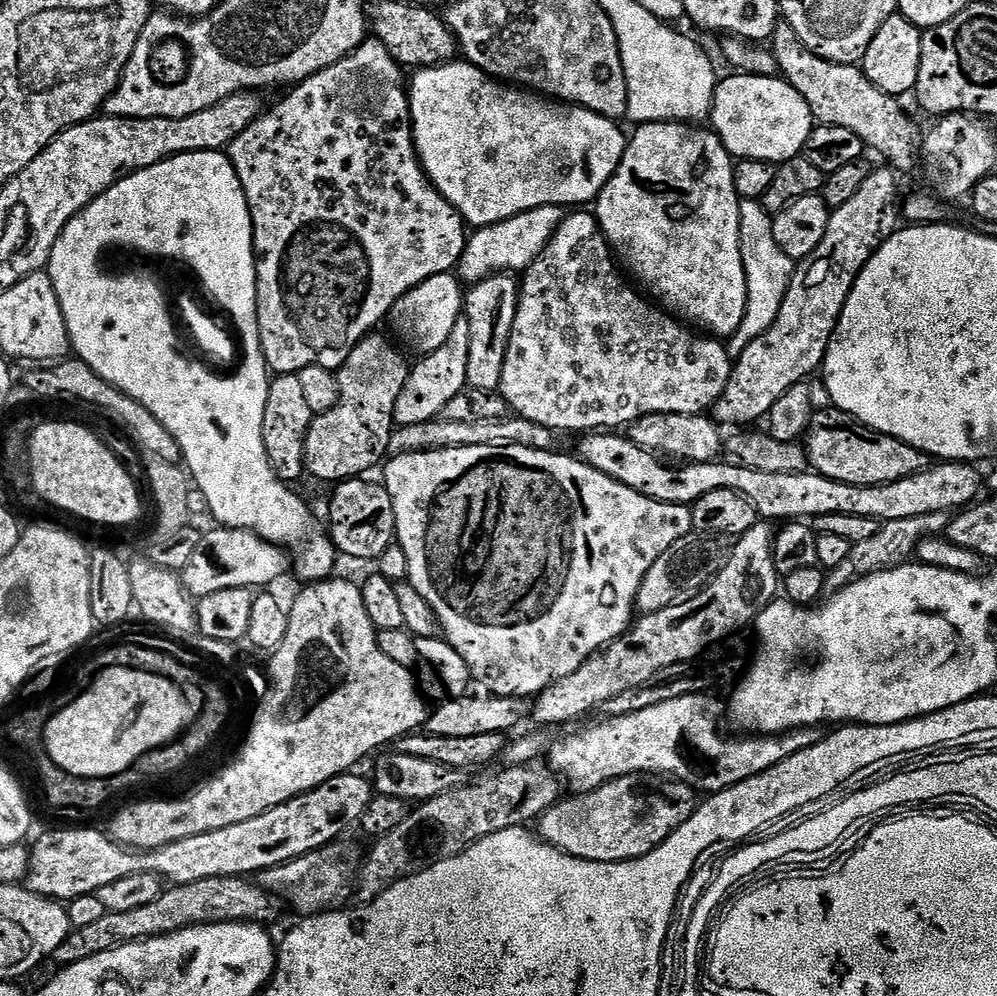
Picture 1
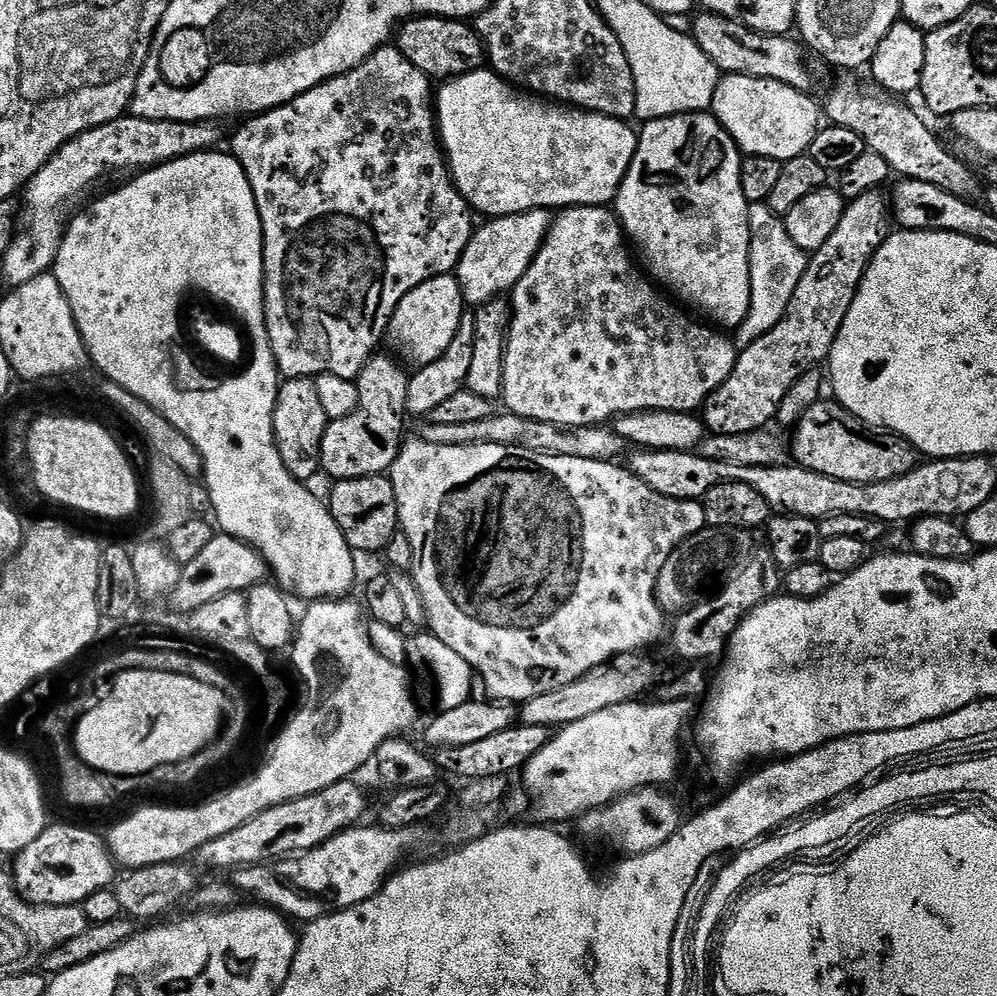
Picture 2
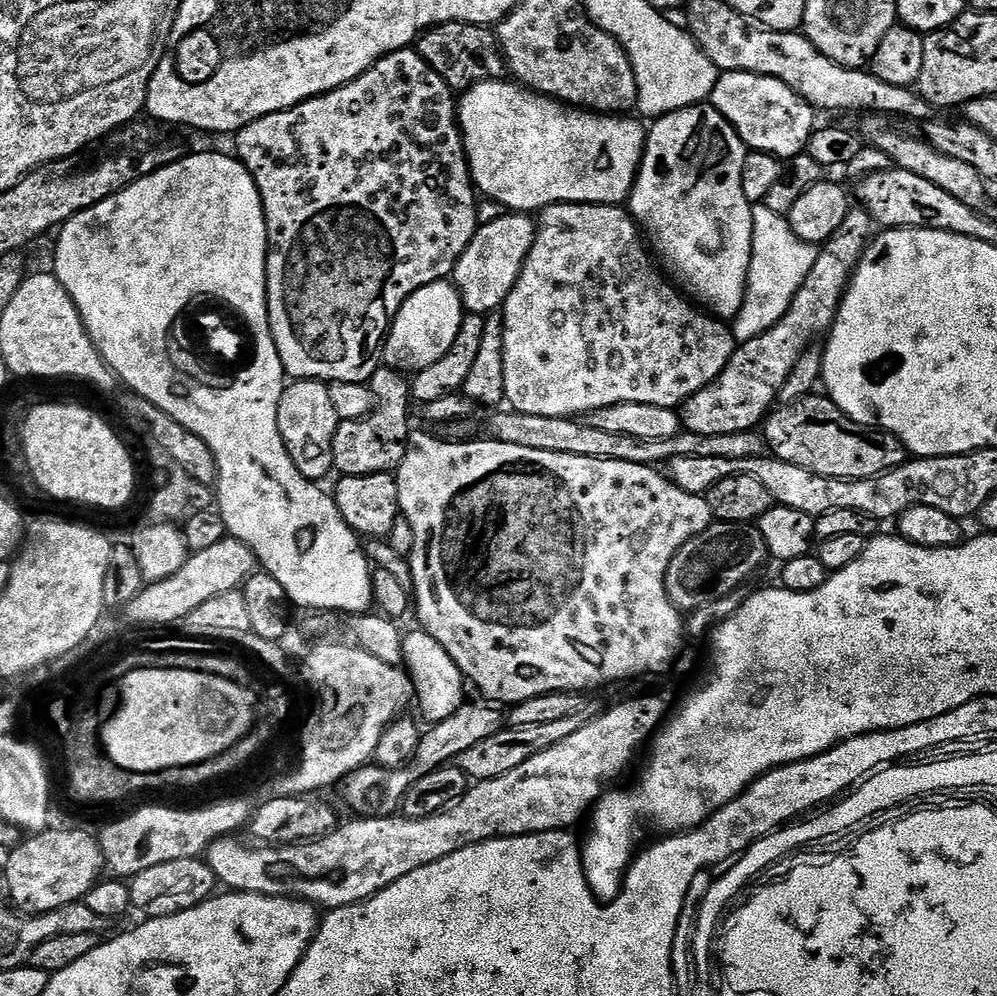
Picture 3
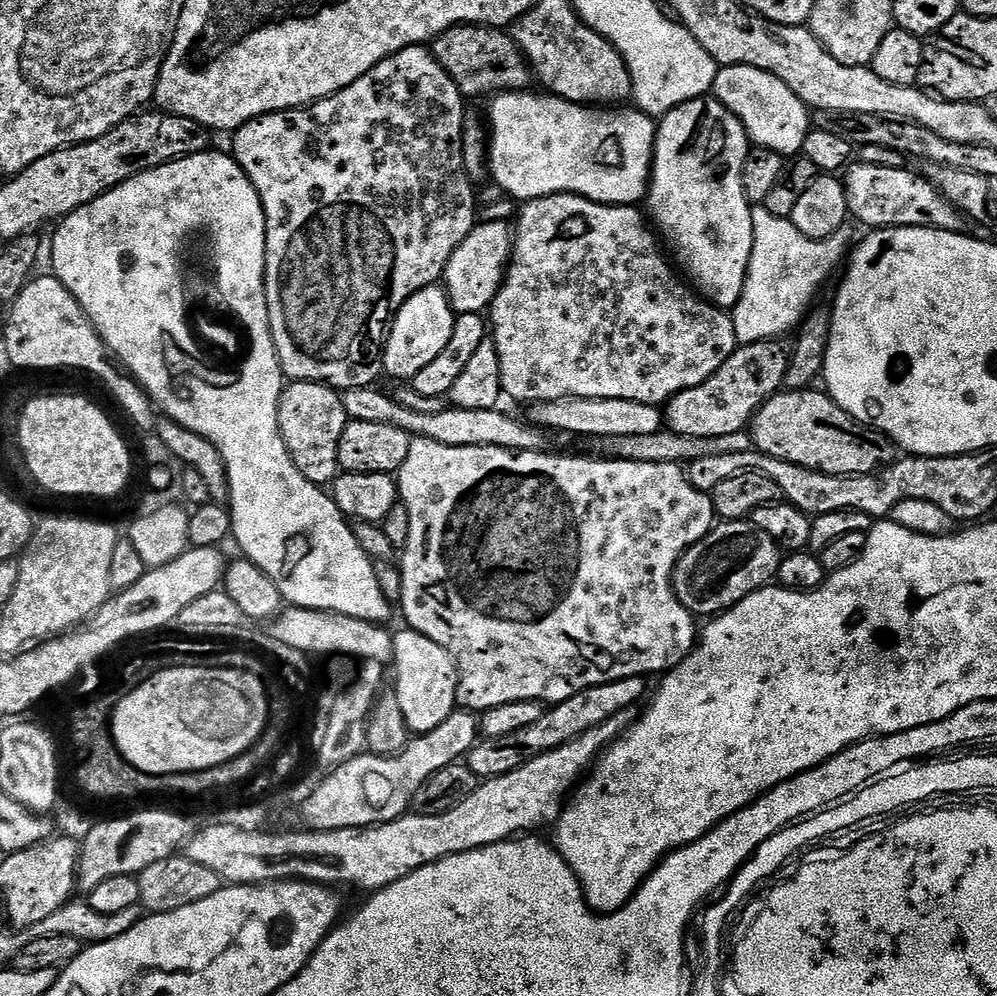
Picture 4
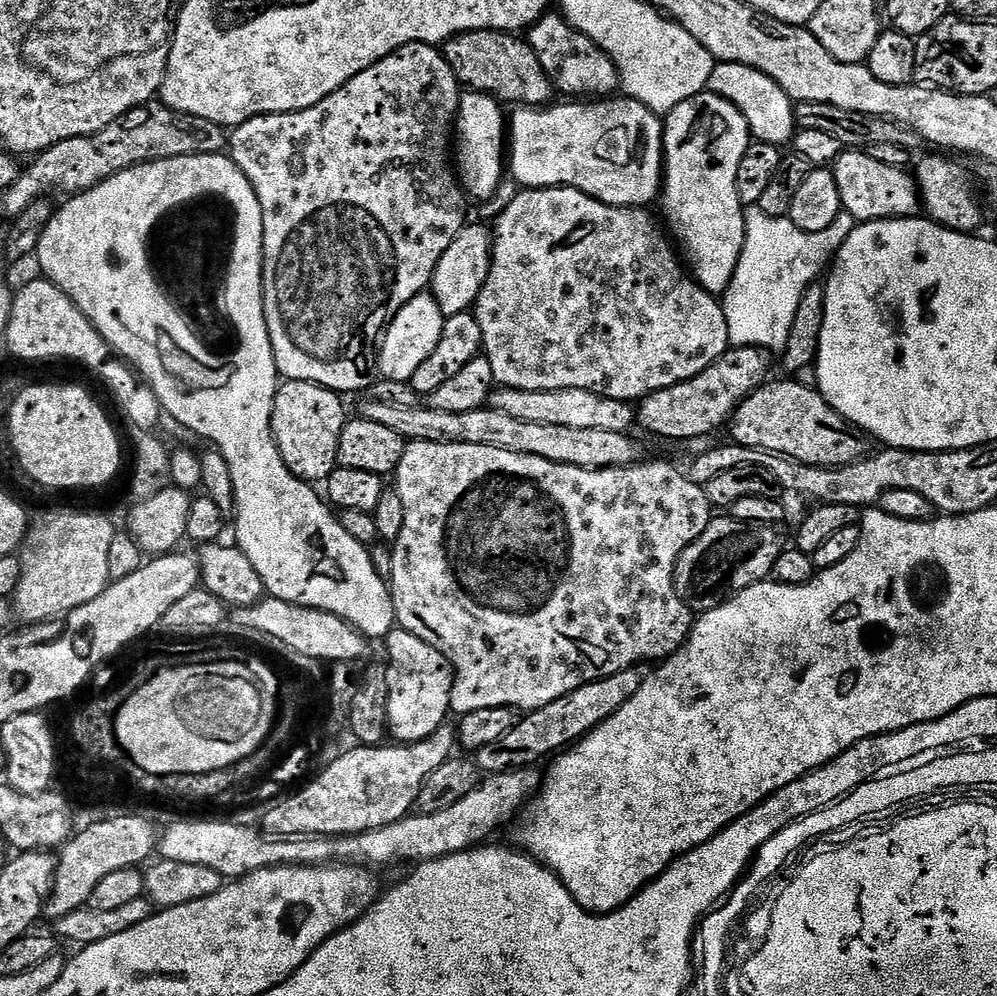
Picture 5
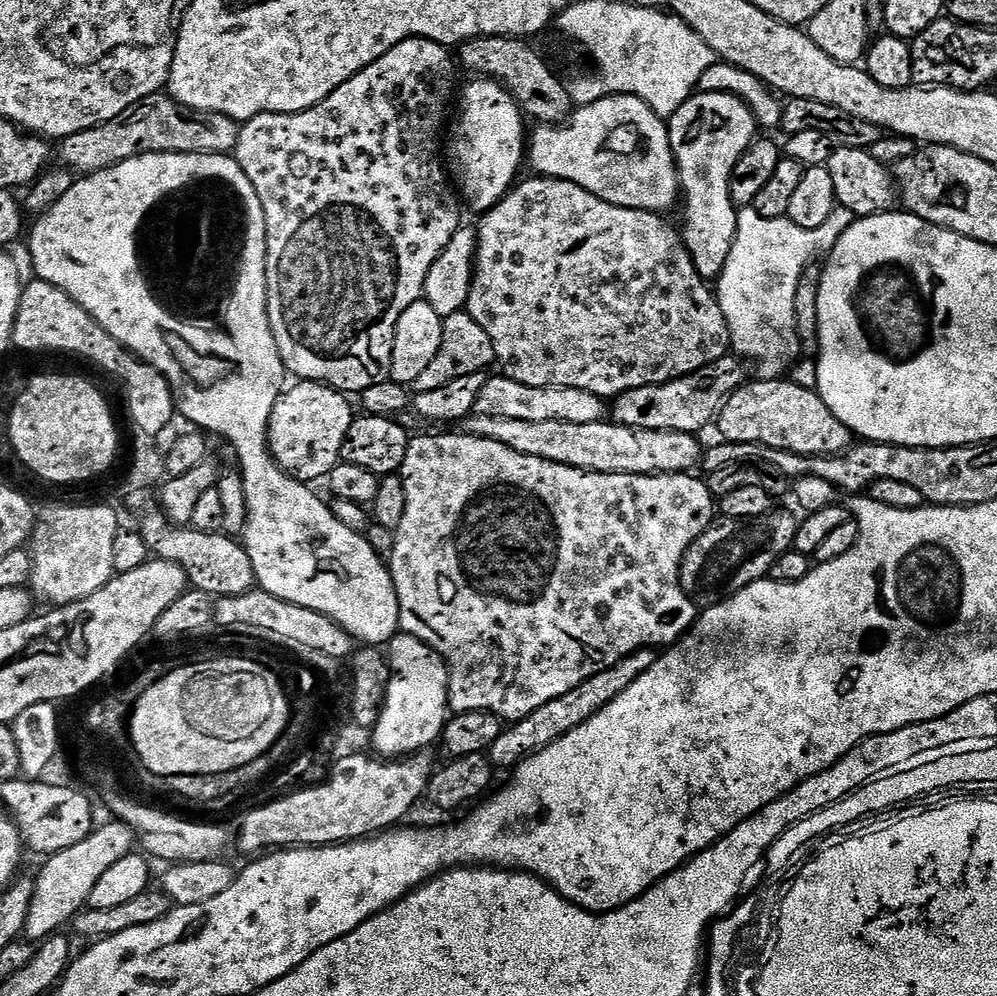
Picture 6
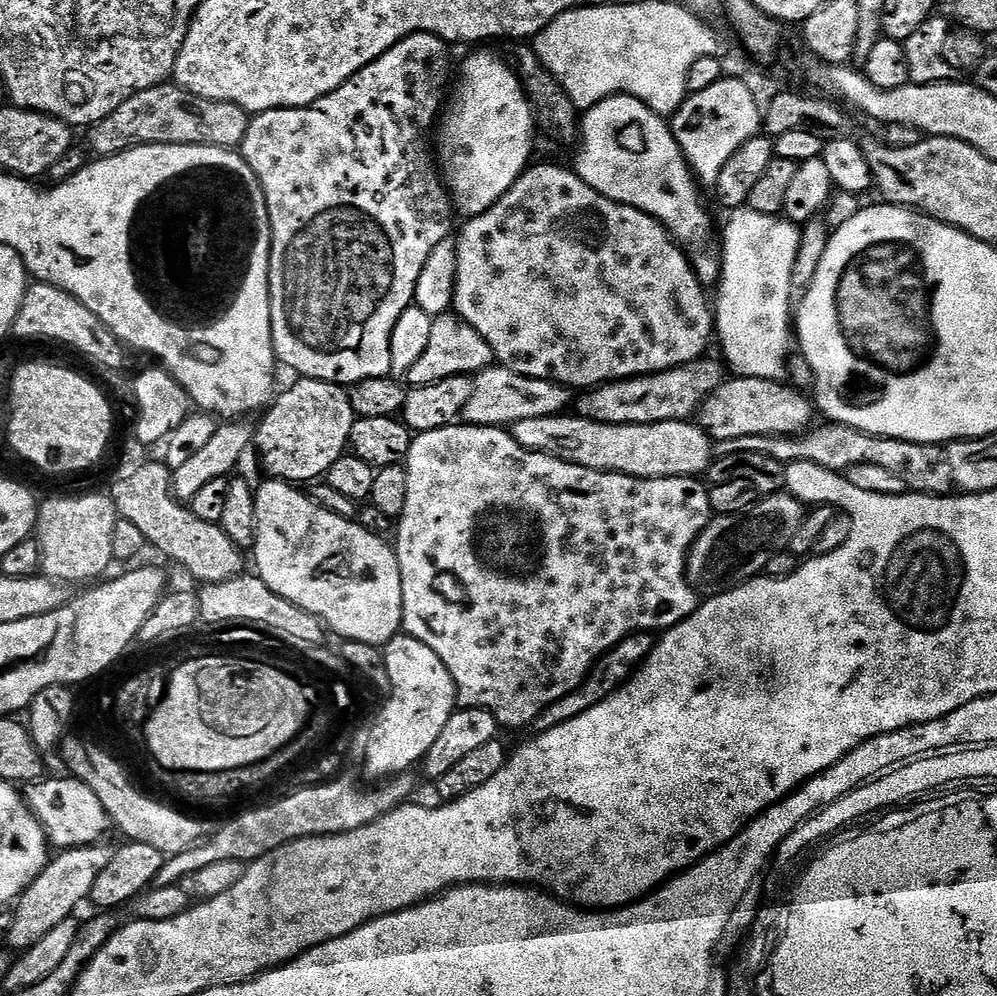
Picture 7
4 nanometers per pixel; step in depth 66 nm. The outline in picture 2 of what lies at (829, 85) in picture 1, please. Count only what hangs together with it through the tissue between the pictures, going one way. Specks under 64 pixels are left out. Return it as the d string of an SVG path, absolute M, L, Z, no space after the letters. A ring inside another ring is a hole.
M836 84L828 92L828 101L823 102L822 112L825 117L828 115L829 125L854 130L854 134L862 138L865 149L886 158L897 177L930 182L930 186L938 186L938 190L946 190L946 194L975 201L980 192L980 180L971 168L944 149L943 142L928 129L927 122L910 105L879 95L863 92L856 84Z

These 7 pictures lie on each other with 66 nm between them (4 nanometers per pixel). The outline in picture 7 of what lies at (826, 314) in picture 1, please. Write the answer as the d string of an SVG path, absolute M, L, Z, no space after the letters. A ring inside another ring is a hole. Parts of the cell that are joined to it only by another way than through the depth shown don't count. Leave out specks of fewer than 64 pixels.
M701 358L682 368L654 372L651 376L633 376L631 380L615 380L589 391L584 400L582 415L599 424L657 424L675 420L691 421L706 401L726 381L725 365L719 359ZM720 364L721 365L720 365ZM724 367L724 368L723 368Z

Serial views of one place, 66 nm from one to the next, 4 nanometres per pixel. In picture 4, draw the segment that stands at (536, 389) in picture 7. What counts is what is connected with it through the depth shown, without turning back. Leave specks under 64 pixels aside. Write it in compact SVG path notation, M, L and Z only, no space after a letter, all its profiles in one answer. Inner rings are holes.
M567 396L550 402L533 404L527 412L529 418L538 424L536 426L539 429L550 428L554 432L570 432L574 436L601 436L601 441L604 442L614 436L630 438L630 434L654 434L662 428L662 412L657 405L622 398L599 400Z

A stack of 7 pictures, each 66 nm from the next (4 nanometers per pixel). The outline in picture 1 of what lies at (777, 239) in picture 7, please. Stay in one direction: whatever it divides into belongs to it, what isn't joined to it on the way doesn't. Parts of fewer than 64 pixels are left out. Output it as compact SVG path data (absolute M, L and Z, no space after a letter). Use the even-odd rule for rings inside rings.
M745 200L740 205L740 241L744 251L744 263L748 274L748 313L741 328L743 335L755 338L764 335L780 319L784 299L792 286L794 262L776 241L772 228L773 217L758 200Z

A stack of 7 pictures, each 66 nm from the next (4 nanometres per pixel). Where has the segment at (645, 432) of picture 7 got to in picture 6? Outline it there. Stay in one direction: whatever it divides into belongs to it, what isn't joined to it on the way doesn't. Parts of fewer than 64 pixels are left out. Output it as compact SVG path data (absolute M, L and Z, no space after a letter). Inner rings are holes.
M473 414L463 421L463 435L497 440L510 450L559 464L606 474L646 474L657 472L691 473L701 463L702 447L691 432L642 430L615 422L599 420L593 424L578 422L518 422L518 418L494 418Z

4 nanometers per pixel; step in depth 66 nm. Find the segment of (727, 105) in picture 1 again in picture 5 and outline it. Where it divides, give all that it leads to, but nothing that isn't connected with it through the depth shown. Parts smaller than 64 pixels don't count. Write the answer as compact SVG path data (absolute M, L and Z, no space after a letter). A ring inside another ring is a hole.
M718 62L711 72L709 91L717 96L722 96L730 101L739 109L740 113L746 118L751 135L759 142L784 146L793 139L796 132L795 127L795 107L794 102L785 94L780 86L772 78L761 71L754 70L753 67L742 66L740 63L722 63Z

